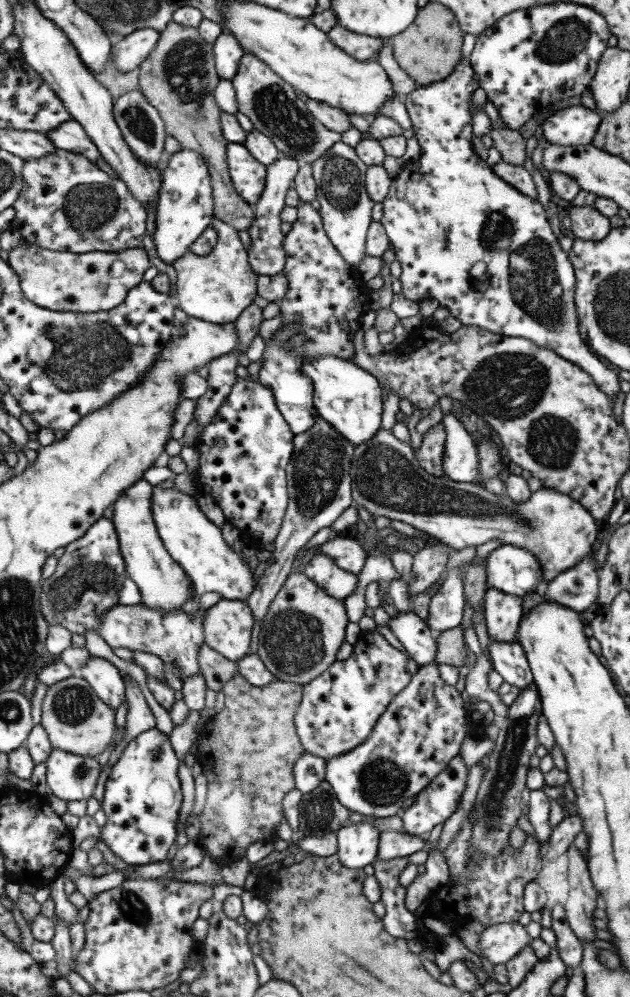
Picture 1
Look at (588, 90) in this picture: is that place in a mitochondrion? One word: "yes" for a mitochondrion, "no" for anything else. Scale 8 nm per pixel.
no

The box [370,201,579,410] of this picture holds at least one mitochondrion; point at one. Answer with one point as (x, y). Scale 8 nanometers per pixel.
(535, 287)

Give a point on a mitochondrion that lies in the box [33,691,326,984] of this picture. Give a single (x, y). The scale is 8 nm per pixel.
(132, 908)

